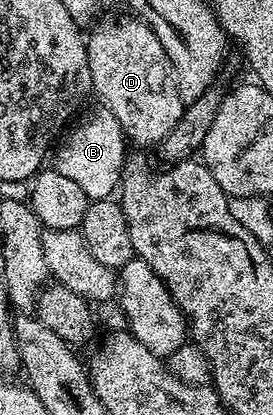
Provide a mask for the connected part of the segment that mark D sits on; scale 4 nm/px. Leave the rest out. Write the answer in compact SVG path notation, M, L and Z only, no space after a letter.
M127 17L121 23L97 22L87 36L88 60L90 61L90 77L95 98L118 119L118 124L129 144L137 143L137 148L155 148L178 125L178 117L182 117L186 106L178 93L176 74L172 68L170 57L166 57L166 49L162 49L162 41L154 33L151 25L139 17Z

